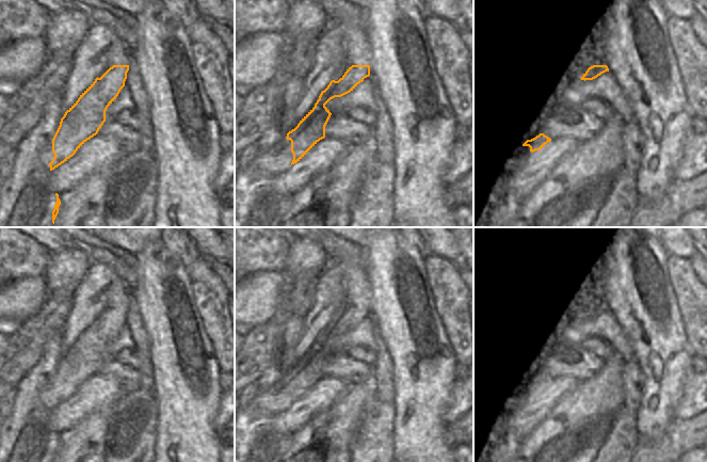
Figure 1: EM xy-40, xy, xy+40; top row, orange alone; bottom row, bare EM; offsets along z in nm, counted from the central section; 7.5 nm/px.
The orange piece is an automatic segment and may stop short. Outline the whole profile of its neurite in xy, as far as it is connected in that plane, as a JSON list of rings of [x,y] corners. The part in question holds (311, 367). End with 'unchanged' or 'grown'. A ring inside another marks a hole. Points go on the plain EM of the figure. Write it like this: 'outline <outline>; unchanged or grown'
outline [[[352,304],[338,319],[332,319],[321,331],[315,346],[300,360],[298,365],[287,372],[286,378],[291,380],[293,399],[291,404],[300,400],[320,379],[325,377],[325,365],[332,354],[325,344],[335,336],[341,336],[353,330],[365,317],[370,315],[370,304]]]; unchanged

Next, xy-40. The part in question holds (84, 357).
outline [[[113,304],[80,334],[65,351],[52,378],[54,397],[49,402],[54,409],[91,377],[106,361],[106,350],[125,325],[129,304]]]; unchanged

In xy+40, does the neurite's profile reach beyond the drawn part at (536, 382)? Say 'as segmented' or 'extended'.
as segmented

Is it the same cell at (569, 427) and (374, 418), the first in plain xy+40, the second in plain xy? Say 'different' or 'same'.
different

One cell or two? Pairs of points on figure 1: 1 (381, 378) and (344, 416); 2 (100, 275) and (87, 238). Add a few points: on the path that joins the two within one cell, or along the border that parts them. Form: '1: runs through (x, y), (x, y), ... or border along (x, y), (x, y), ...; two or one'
1: border along (373, 375), (375, 392); two
2: border along (97, 238), (89, 243), (81, 243), (78, 247); two

